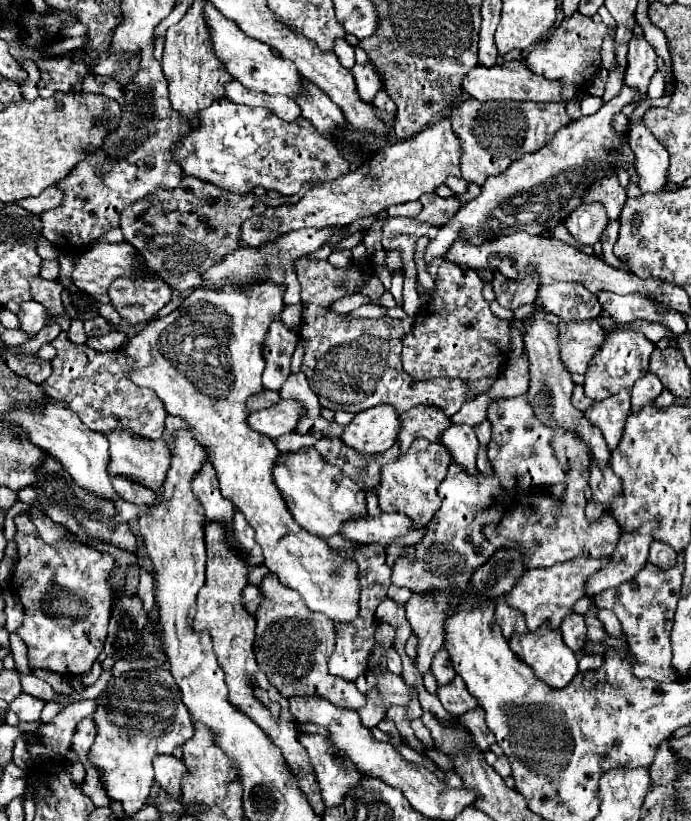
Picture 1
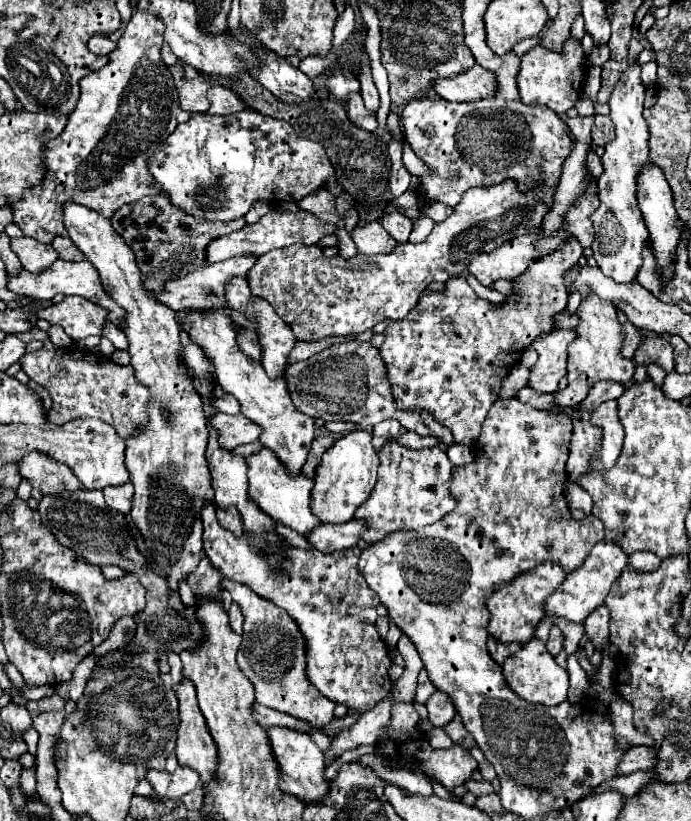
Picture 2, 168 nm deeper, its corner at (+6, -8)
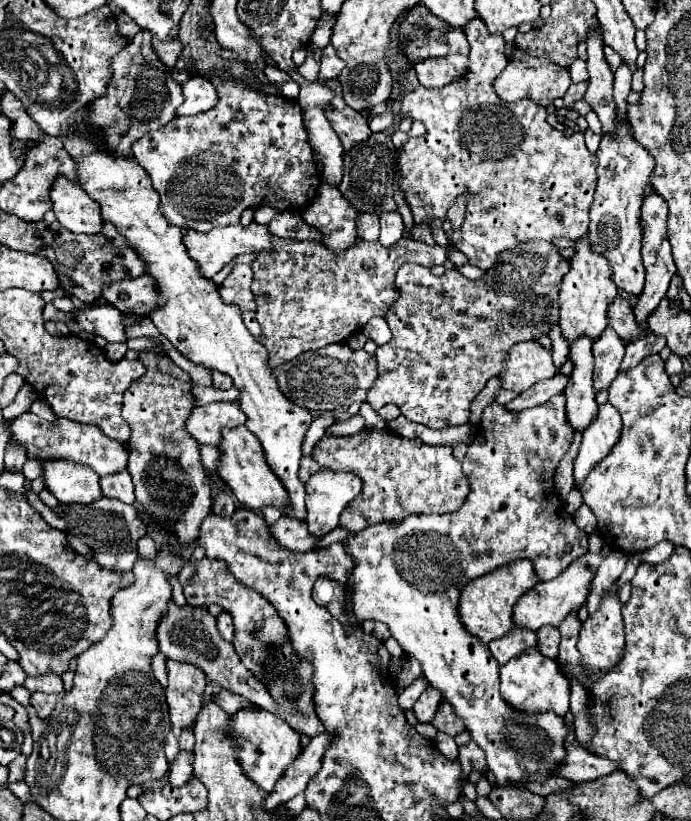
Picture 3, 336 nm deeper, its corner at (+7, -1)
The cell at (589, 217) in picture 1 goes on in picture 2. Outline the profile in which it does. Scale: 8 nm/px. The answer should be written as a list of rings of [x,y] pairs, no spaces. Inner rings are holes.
[[[566,238],[554,254],[530,264],[518,278],[514,278],[514,296],[506,298],[498,308],[490,308],[466,282],[466,278],[450,278],[442,290],[420,296],[418,304],[406,318],[390,322],[386,326],[386,340],[380,346],[382,360],[386,364],[388,382],[398,410],[426,410],[436,422],[452,430],[458,444],[474,446],[480,434],[480,426],[498,398],[502,378],[520,362],[522,352],[540,336],[556,328],[556,314],[568,304],[568,288],[564,284],[566,272],[576,266],[582,256],[582,246],[576,238]]]

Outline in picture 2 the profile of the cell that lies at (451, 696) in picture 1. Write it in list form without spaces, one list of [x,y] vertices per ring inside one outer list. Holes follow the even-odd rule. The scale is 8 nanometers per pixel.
[[[442,692],[432,694],[426,702],[426,708],[428,708],[428,720],[440,728],[446,726],[446,722],[450,722],[450,718],[454,718],[454,714],[456,714],[450,698],[446,698],[446,694],[442,694]]]

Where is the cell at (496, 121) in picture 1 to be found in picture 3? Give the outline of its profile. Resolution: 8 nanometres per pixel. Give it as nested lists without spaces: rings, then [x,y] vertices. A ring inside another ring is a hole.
[[[481,17],[465,25],[465,35],[471,45],[469,53],[469,73],[459,81],[445,87],[417,87],[403,95],[401,117],[421,121],[427,133],[417,139],[409,139],[399,157],[401,169],[401,189],[405,201],[411,207],[415,223],[439,217],[443,221],[449,241],[469,259],[471,265],[487,271],[497,263],[501,251],[509,251],[527,243],[531,239],[583,239],[589,227],[589,207],[593,203],[593,193],[597,185],[597,157],[585,147],[583,133],[573,133],[565,137],[561,131],[547,123],[547,109],[531,99],[521,99],[517,103],[501,103],[493,91],[493,81],[507,65],[505,41],[501,35],[491,35],[481,21]],[[471,193],[465,223],[459,231],[451,231],[445,223],[447,209],[455,203],[457,195]]]

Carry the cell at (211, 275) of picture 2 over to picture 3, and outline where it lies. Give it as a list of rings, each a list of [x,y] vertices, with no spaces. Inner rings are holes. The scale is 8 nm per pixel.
[[[149,275],[109,285],[103,291],[103,299],[133,315],[151,315],[157,309],[157,291],[153,291],[153,279]]]

